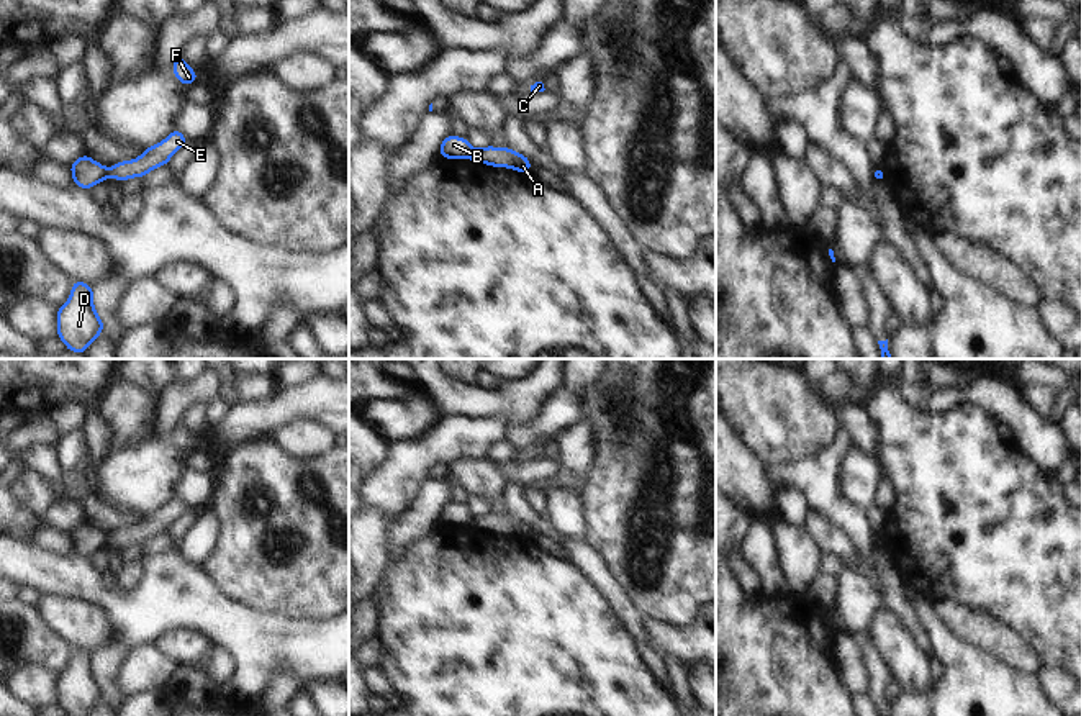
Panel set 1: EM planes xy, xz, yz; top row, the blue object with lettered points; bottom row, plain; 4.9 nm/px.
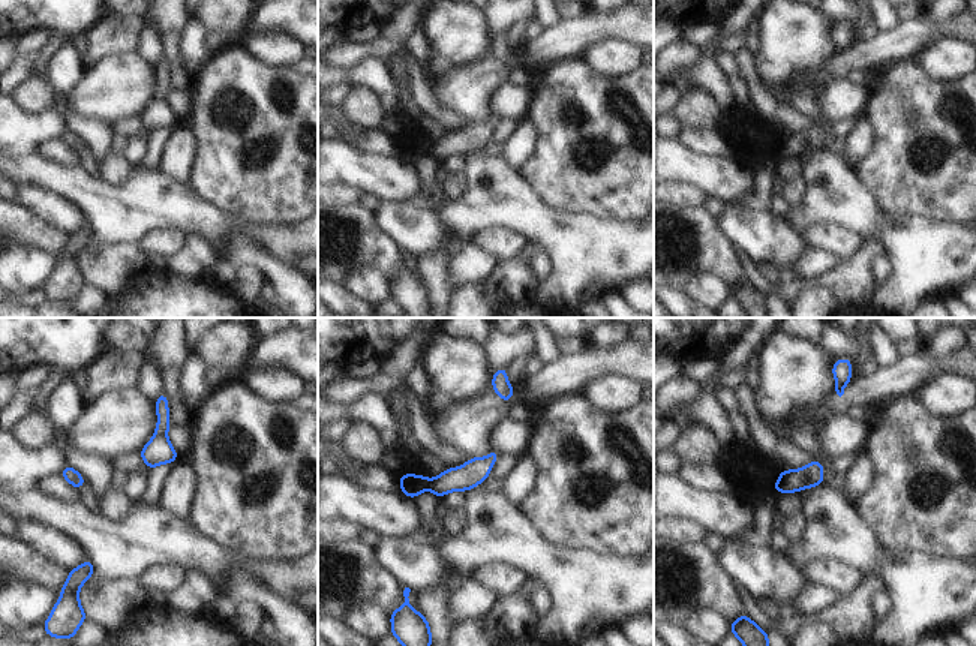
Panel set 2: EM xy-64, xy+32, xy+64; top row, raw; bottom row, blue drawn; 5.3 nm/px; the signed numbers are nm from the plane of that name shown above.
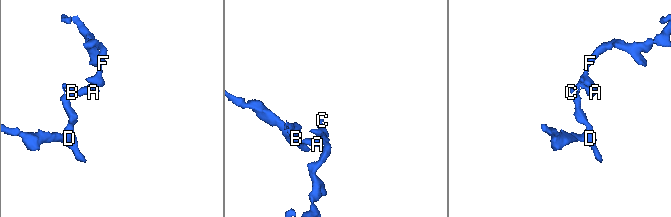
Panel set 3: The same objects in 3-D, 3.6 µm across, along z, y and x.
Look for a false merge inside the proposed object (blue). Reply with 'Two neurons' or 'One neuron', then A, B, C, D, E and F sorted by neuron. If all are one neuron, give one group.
Two neurons. Groups: A C E F / B D.

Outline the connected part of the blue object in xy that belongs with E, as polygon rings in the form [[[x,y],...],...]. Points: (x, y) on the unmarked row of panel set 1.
[[[175,495],[164,508],[146,514],[138,526],[120,528],[113,531],[105,542],[105,547],[108,547],[110,542],[118,549],[124,549],[131,544],[142,546],[146,541],[157,536],[159,532],[167,532],[170,524],[177,518],[180,518],[185,510],[187,503]]]

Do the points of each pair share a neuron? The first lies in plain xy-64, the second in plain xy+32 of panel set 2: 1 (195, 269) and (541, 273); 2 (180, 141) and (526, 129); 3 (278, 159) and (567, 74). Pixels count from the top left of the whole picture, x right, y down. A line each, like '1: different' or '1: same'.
1: same
2: same
3: same

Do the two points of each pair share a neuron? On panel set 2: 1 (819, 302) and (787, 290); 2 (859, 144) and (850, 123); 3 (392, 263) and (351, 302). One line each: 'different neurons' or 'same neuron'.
1: different neurons
2: different neurons
3: different neurons

